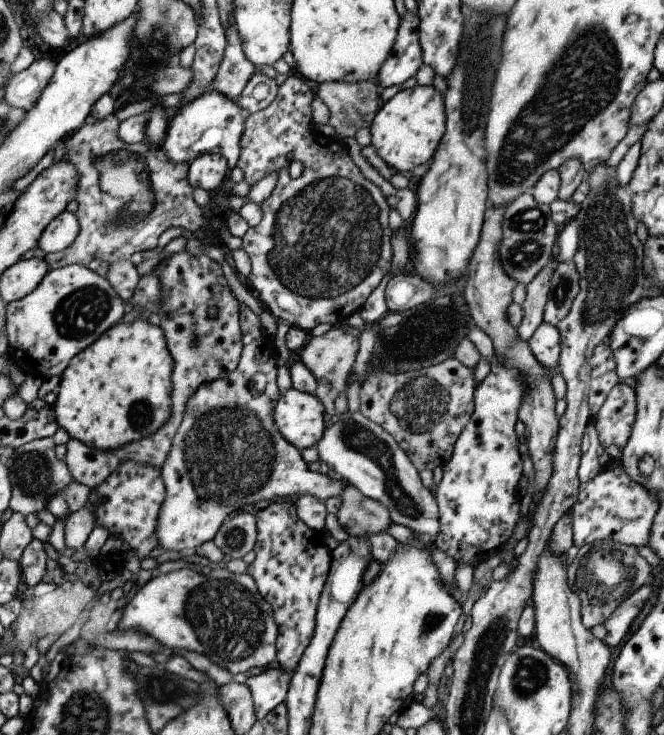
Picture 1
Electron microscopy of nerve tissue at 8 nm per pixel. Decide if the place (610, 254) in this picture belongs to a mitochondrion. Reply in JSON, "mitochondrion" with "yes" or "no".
{"mitochondrion":"yes"}

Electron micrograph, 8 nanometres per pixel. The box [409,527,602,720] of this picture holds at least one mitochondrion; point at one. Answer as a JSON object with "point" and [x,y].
{"point":[531,676]}

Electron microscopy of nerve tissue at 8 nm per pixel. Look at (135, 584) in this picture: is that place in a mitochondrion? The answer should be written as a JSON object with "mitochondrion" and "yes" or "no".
{"mitochondrion":"no"}

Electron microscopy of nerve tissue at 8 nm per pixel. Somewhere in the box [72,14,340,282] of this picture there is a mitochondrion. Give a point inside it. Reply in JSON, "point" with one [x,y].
{"point":[135,198]}

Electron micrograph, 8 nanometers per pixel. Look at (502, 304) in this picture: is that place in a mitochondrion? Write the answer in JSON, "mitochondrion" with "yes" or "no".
{"mitochondrion":"no"}

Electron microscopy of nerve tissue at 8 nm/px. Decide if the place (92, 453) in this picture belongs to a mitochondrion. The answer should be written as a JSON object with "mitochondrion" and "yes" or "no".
{"mitochondrion":"no"}

